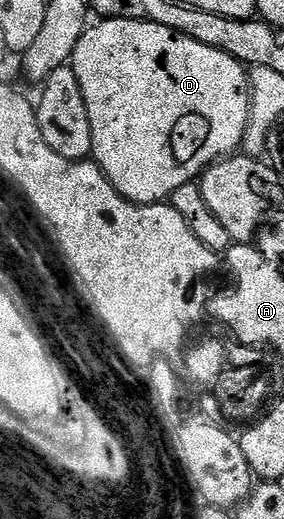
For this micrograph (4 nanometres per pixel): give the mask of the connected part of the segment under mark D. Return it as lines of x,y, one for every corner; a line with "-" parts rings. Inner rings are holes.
105,18
95,23
97,26
89,25
84,31
84,35
78,40
78,44
72,53
71,67
74,76
78,76
78,84
82,88
82,96
86,100
86,112
90,112
90,132
92,133
92,152
91,157
94,159
100,171
104,173
109,184
113,186
123,198
127,198
130,202
135,202
141,206
150,206
153,204
163,203
165,200
171,199
172,193
178,188
182,188
182,184
187,182
196,182
200,175
212,165
213,162
219,162
221,158
235,155
241,149
244,141
244,133
248,127
248,117
250,116
250,108
252,107
252,99
248,88
249,71
243,62
234,60
234,56
230,56
226,52
218,52
218,48
206,48
206,44
198,44
198,40
190,40
190,36
182,36
178,32
174,32
170,28
162,28
158,24
150,24
142,20
114,20
113,18

